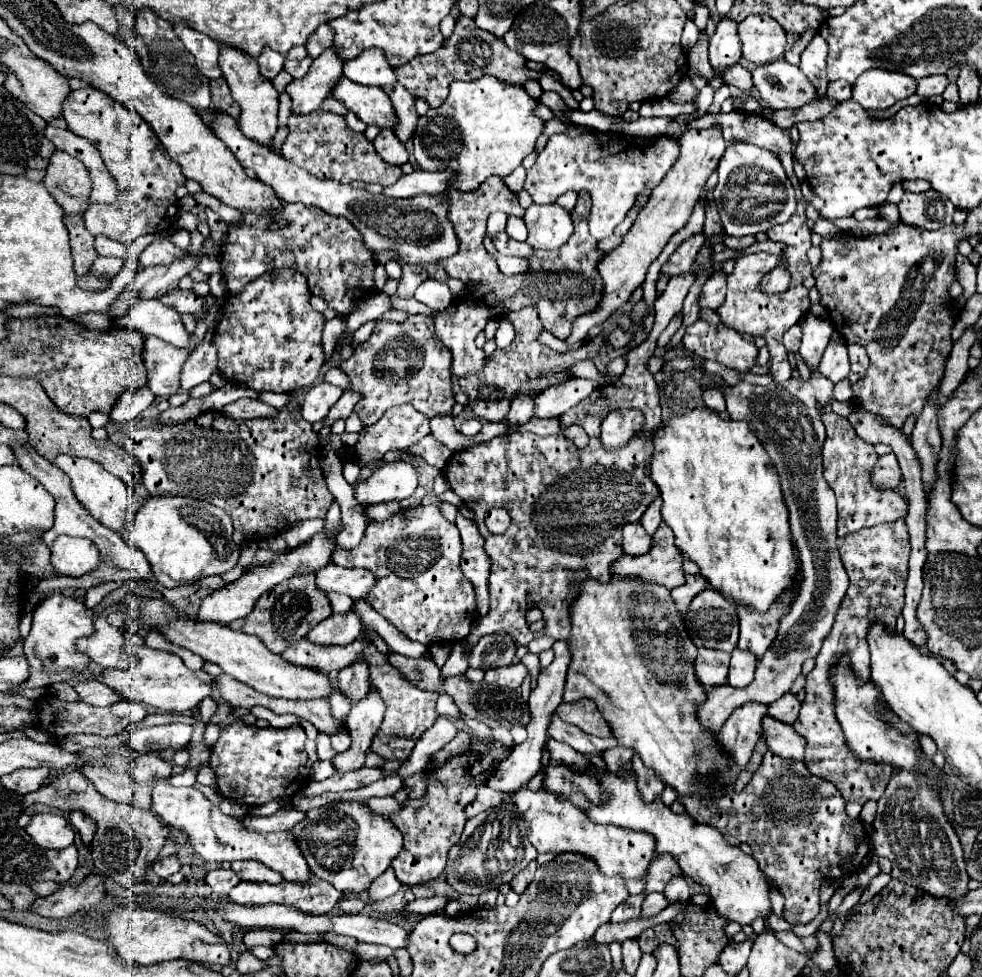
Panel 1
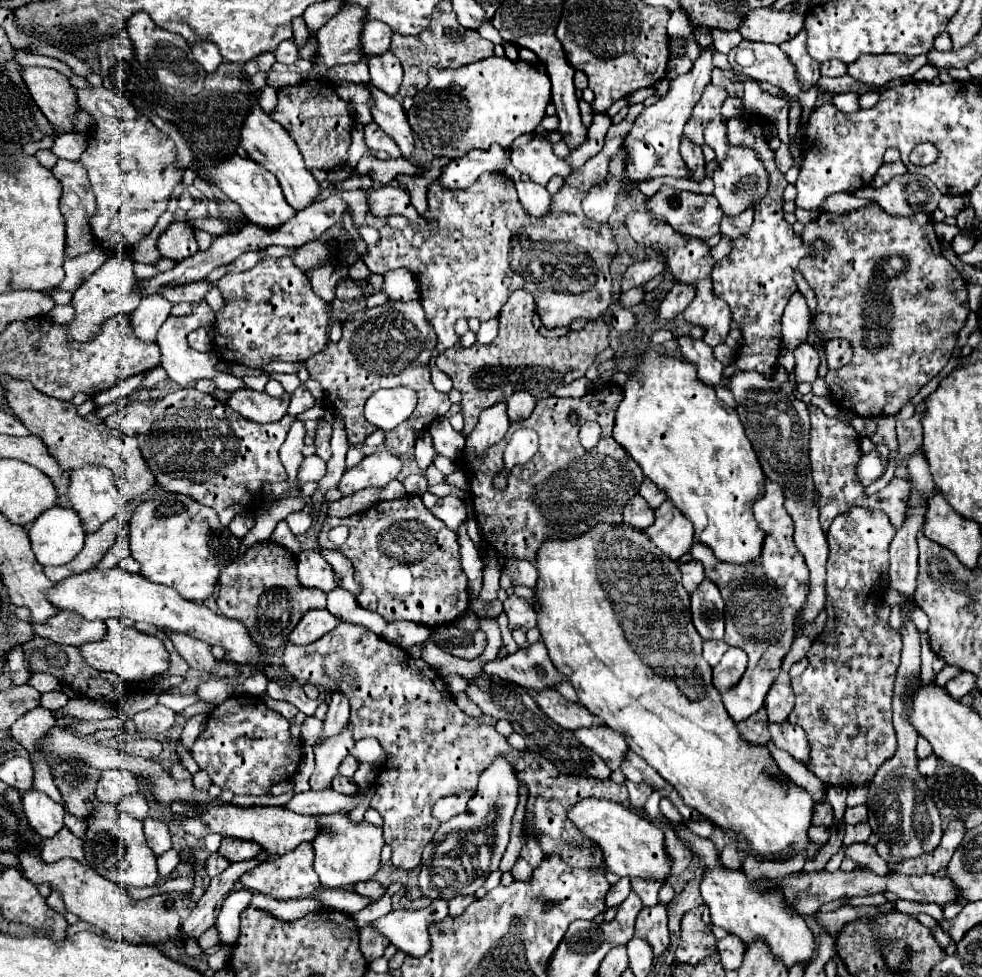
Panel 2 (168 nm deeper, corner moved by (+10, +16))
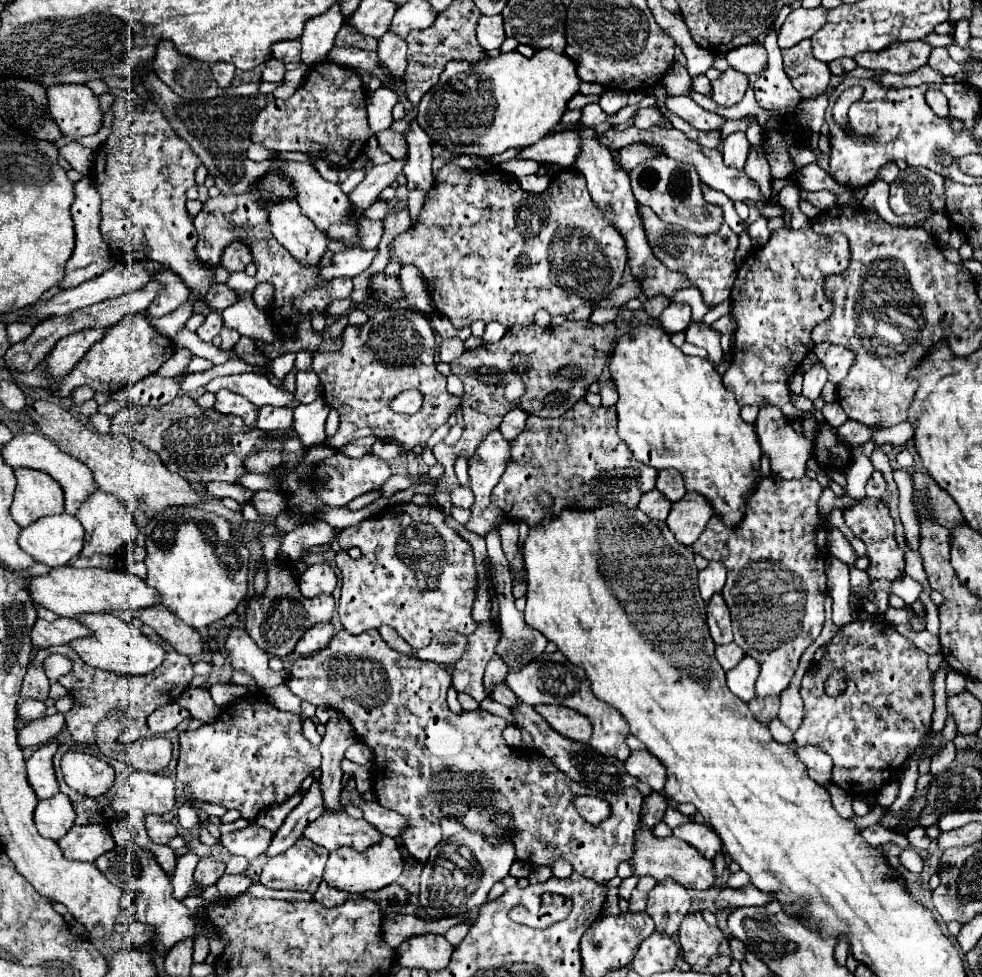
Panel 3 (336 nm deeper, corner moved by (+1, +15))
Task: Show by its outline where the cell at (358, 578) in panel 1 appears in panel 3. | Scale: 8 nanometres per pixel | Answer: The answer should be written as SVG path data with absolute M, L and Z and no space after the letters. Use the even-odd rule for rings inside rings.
M317 563L311 565L303 577L299 579L299 589L303 593L303 597L317 597L317 595L331 595L337 587L337 575L335 569L329 563Z

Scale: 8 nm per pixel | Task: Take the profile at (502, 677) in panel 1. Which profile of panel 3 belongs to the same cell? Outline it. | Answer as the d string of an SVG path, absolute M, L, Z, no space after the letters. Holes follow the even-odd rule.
M543 653L537 661L525 665L519 673L507 675L507 685L511 691L527 705L539 705L539 703L549 703L549 705L563 705L569 707L585 717L589 717L593 725L593 735L589 739L589 745L601 753L601 755L611 755L619 761L627 761L631 755L631 749L627 747L627 737L629 737L629 725L625 717L605 701L599 701L593 691L591 691L591 681L587 679L585 671L579 665L573 665L563 653Z

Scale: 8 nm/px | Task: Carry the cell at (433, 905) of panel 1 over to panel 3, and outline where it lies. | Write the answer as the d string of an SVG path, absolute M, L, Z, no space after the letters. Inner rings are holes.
M325 881L319 885L317 893L313 895L313 899L325 907L337 907L337 905L343 905L345 903L345 897L349 893L339 893L339 889L331 889L329 885L325 885Z

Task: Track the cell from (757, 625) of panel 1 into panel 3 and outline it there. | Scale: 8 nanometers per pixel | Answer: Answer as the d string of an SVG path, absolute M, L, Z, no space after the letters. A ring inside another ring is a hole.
M769 475L769 477L761 477L753 489L753 493L747 495L747 501L745 501L745 515L741 519L739 525L735 527L729 527L721 521L719 515L713 515L705 527L705 531L701 533L701 537L693 543L693 551L697 555L701 555L703 559L707 561L719 561L727 567L727 583L725 583L725 589L723 589L723 599L731 611L731 621L733 621L733 633L735 633L735 643L741 645L741 649L745 651L745 655L751 655L759 665L761 665L761 675L757 679L757 697L769 697L769 695L779 695L781 691L787 689L797 665L799 665L799 659L803 655L803 651L813 643L813 639L821 633L821 627L823 627L823 621L825 621L825 611L823 611L823 601L827 597L827 577L825 577L825 563L827 563L827 521L819 515L819 509L817 509L817 503L819 503L819 497L823 493L823 487L819 485L817 479L809 479L809 477L801 477L801 479L781 479L781 477L775 477L775 475Z

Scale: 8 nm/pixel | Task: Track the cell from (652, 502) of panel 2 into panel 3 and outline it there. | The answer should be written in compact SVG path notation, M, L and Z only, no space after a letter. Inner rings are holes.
M665 469L659 471L657 477L657 489L669 497L669 501L679 501L685 495L685 485L683 485L683 477L679 471L675 469Z

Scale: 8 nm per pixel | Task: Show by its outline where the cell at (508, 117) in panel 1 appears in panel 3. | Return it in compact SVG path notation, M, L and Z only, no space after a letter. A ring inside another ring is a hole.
M539 49L531 59L523 57L519 51L501 53L497 57L481 59L477 63L467 61L449 61L441 73L437 85L425 93L417 105L417 123L419 127L441 147L457 155L483 155L491 157L519 145L537 143L549 129L553 129L573 95L579 93L581 79L577 77L577 63L567 55L559 55L551 49Z

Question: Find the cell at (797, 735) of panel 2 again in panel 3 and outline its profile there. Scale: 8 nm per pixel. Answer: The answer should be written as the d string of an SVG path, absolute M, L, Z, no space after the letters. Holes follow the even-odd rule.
M797 747L797 755L807 765L809 777L813 781L817 781L819 785L831 783L833 761L831 761L831 757L827 757L827 753L823 753L821 749L815 749L815 747L803 747L803 749Z

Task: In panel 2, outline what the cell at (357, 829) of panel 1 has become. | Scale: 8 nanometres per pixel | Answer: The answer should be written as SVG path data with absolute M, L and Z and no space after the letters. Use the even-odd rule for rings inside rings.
M348 812L320 814L318 824L326 826L326 830L332 832L332 834L320 832L312 840L312 848L314 848L314 854L316 854L314 870L318 872L320 882L326 888L342 888L342 886L366 882L376 874L376 870L380 868L380 852L382 852L382 846L384 846L382 828L378 828L378 826L366 822L366 820L362 820L360 824L354 824L348 818Z

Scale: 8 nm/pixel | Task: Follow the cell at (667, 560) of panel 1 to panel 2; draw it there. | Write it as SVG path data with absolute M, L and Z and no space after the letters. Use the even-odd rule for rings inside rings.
M668 500L662 502L654 510L654 516L656 516L654 524L650 528L646 528L644 534L670 560L680 562L680 558L690 550L690 546L694 542L694 536L692 536L694 534L694 528L692 528L690 520L686 520L674 508L674 504L670 504Z

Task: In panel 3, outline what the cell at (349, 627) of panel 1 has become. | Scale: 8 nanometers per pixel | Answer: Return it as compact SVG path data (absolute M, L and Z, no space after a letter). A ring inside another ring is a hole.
M323 623L323 625L311 627L311 629L303 635L303 639L299 639L299 643L297 643L297 647L295 647L297 655L299 655L299 657L307 657L307 655L311 655L311 653L321 651L321 649L329 643L331 635L333 635L333 625L331 625L331 623Z

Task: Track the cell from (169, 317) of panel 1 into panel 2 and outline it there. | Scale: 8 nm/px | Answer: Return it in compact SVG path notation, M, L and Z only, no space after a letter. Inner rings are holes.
M206 300L194 304L194 310L188 314L188 316L168 316L166 322L162 324L162 328L158 330L158 346L162 350L162 362L160 366L168 372L168 376L180 384L180 386L188 386L190 382L198 380L198 378L210 378L216 382L216 386L220 390L226 390L226 392L232 392L232 390L238 390L238 388L244 388L244 382L242 378L236 378L236 376L230 376L230 374L224 374L224 372L218 372L216 370L216 356L214 354L202 354L202 352L194 352L192 348L188 348L188 342L186 342L186 336L196 330L196 328L202 328L202 326L212 326L214 324L214 312L210 308L210 304Z

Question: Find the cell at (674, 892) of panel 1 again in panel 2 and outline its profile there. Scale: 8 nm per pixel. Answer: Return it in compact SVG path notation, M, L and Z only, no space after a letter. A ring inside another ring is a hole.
M632 878L632 890L640 896L644 906L656 906L658 892L666 884L666 878Z

